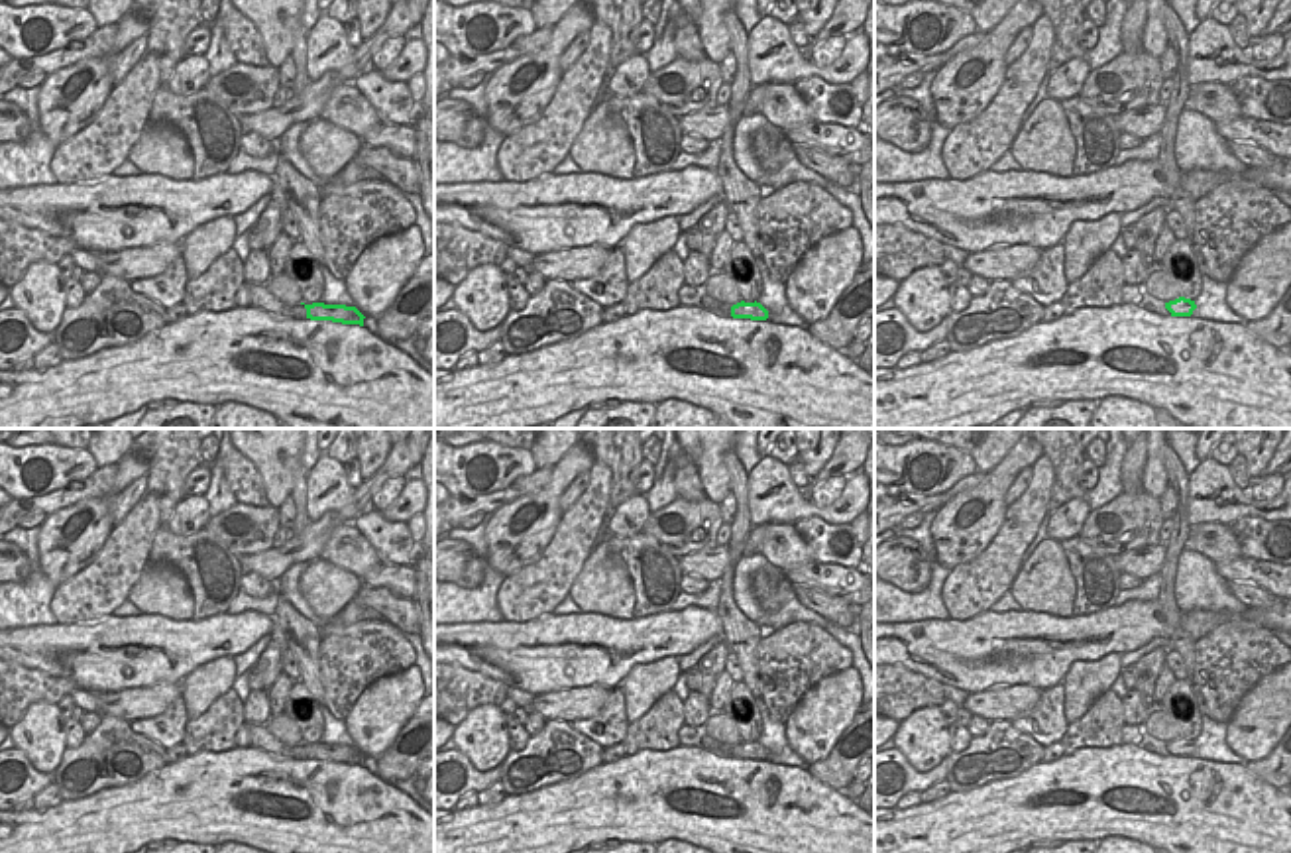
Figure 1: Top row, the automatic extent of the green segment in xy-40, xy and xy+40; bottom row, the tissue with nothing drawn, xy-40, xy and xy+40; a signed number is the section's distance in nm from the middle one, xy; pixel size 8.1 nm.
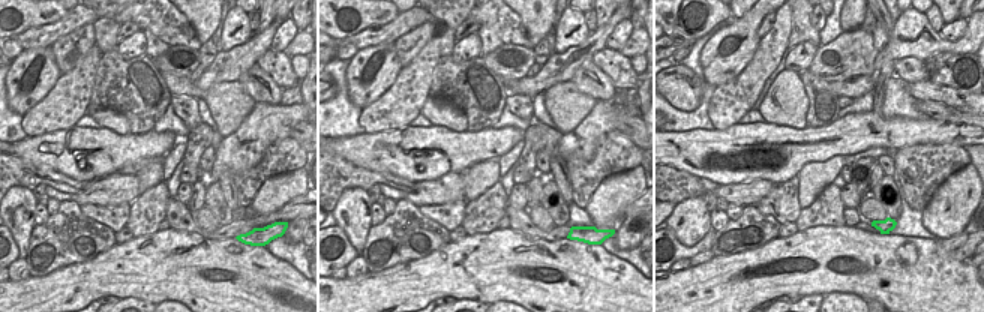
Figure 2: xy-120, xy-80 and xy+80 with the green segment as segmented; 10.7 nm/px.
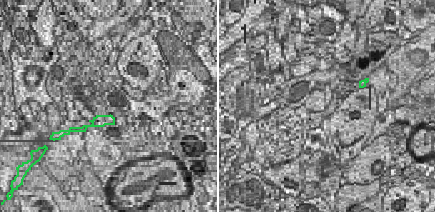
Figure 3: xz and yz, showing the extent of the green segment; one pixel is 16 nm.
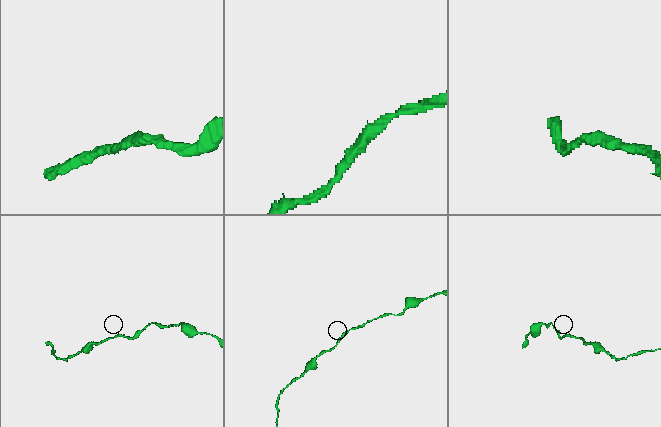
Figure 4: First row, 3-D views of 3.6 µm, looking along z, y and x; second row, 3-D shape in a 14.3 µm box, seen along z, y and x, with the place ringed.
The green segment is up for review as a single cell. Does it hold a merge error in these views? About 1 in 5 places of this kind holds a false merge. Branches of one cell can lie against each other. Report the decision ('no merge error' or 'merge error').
no merge error

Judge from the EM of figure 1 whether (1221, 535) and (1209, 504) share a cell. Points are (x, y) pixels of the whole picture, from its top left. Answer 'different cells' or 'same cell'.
different cells

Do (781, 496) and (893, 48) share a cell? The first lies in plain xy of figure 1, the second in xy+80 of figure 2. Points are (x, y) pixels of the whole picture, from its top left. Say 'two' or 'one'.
one

